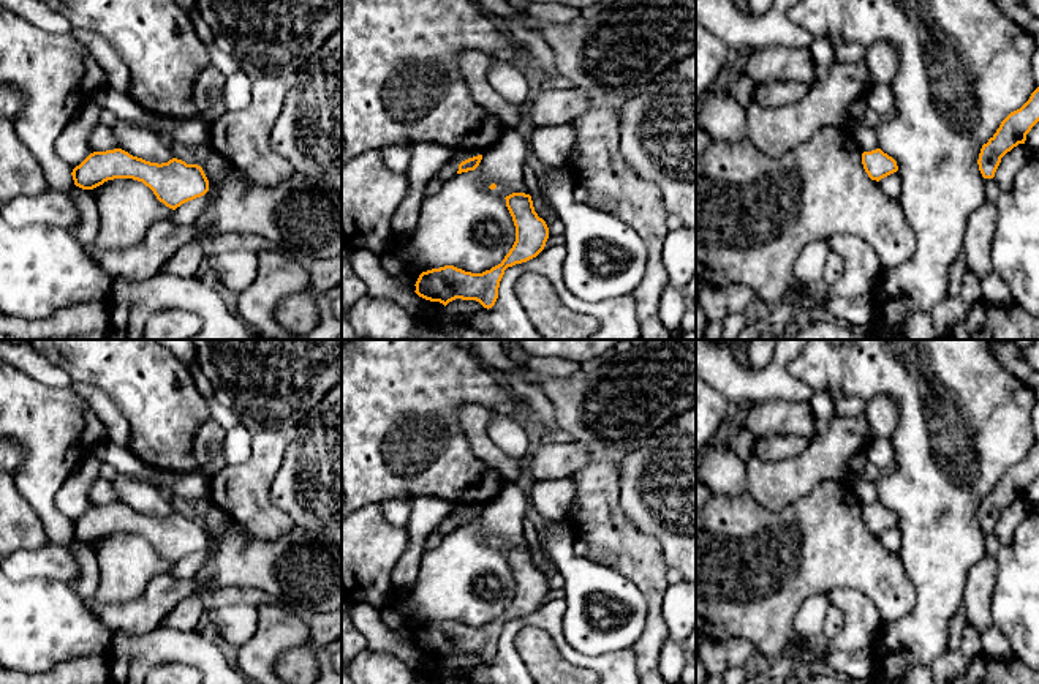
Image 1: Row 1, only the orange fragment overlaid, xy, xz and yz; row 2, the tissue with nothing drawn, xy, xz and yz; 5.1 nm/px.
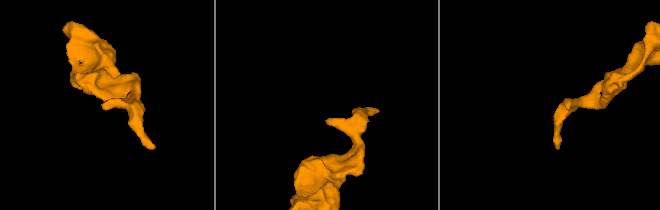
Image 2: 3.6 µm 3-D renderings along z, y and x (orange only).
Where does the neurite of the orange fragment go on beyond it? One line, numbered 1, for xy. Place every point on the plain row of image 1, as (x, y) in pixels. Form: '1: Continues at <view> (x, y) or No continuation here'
1: No continuation here

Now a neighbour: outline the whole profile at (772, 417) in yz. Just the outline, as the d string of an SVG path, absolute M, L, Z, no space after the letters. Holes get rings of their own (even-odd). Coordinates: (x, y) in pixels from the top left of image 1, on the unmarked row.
M765 401L743 408L740 425L756 438L781 434L813 439L814 417L808 403Z

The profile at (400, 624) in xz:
M395 608L381 613L384 624L392 629L405 643L416 645L416 635L421 626L416 626L408 616Z

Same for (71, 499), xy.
M89 457L74 472L68 475L55 496L55 505L71 528L90 507L89 493L98 479L103 463Z

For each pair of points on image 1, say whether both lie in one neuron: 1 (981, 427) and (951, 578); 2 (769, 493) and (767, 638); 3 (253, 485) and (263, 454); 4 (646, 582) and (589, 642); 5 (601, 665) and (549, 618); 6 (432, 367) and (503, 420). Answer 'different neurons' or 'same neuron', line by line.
1: same neuron
2: different neurons
3: same neuron
4: different neurons
5: same neuron
6: different neurons

